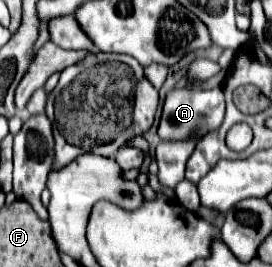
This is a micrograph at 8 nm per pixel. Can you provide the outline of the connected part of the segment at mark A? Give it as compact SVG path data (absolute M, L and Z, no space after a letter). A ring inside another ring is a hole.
M187 89L169 91L167 97L165 97L165 103L163 103L163 113L161 113L161 121L159 121L159 137L167 139L167 141L169 139L171 141L187 139L191 135L203 137L207 131L221 125L223 113L225 113L225 99L223 99L221 89L211 89L211 91L187 91Z

